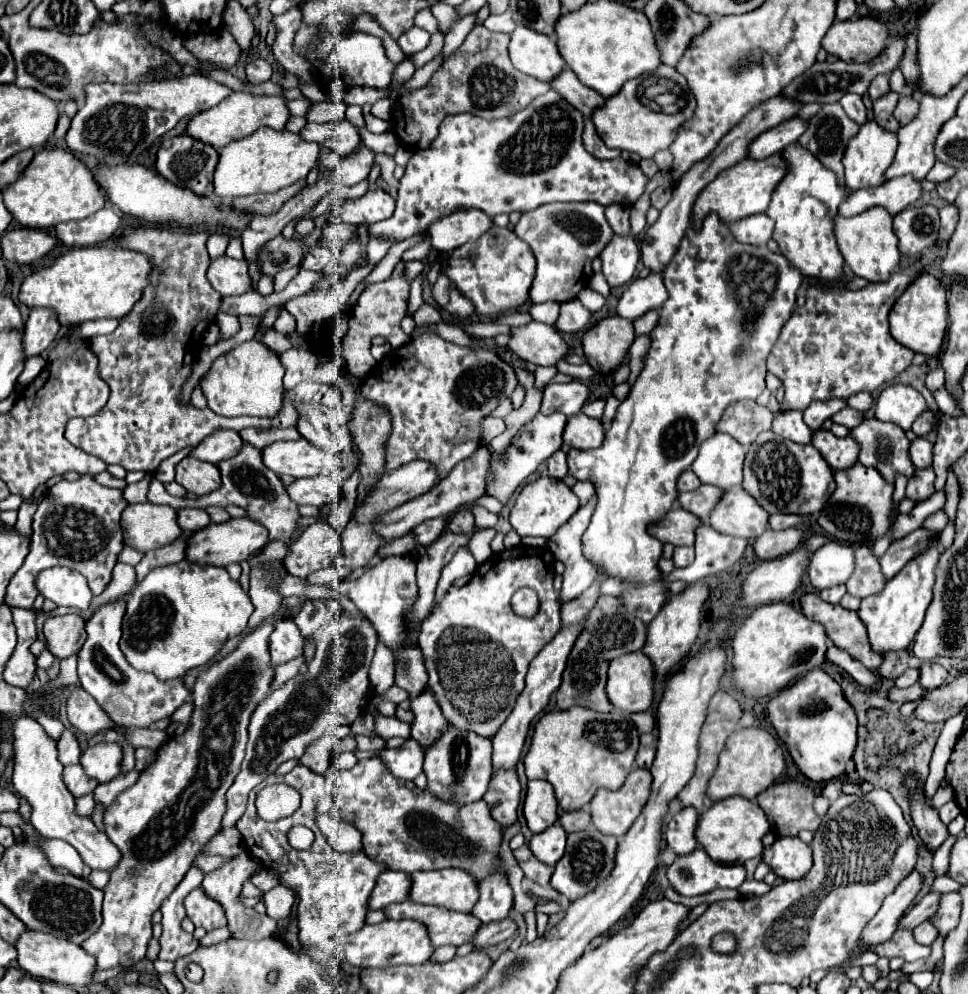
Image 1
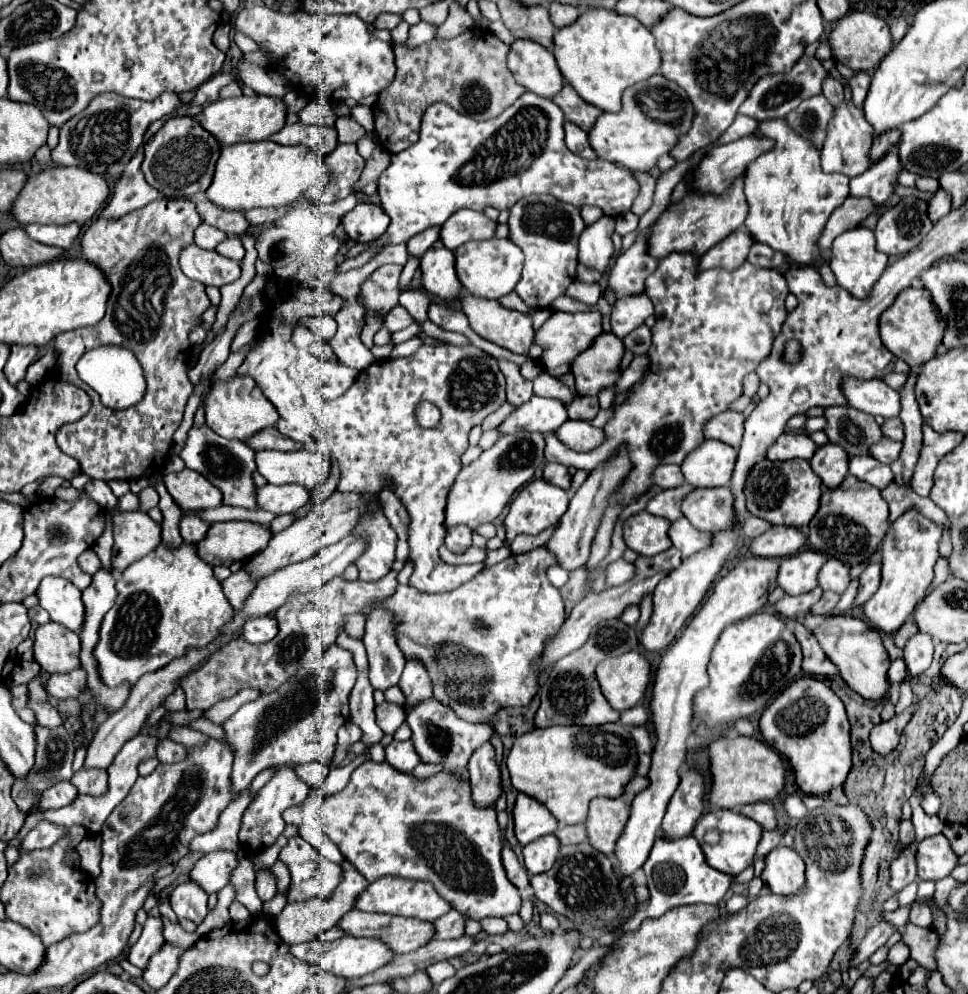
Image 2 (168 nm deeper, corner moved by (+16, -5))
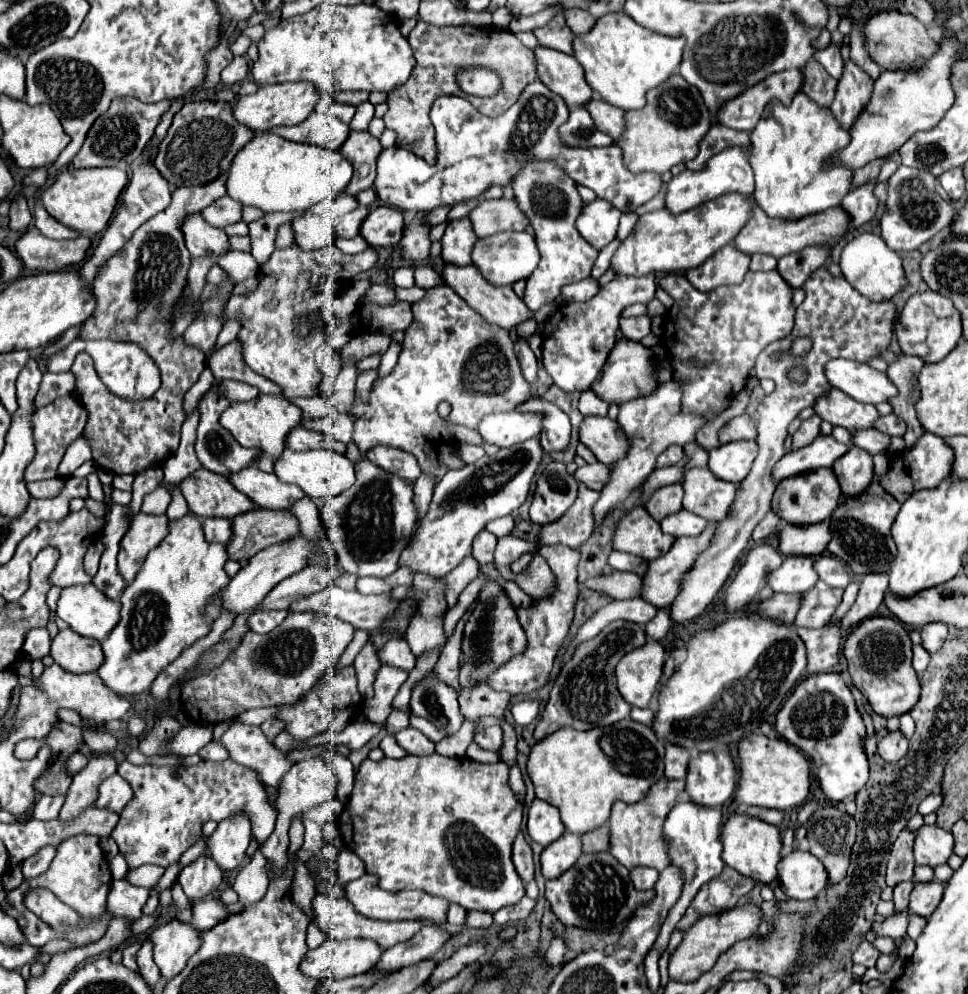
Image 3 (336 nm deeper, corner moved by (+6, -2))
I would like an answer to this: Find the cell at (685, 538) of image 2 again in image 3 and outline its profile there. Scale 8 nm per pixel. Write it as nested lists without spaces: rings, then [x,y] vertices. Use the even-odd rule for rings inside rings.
[[[678,510],[670,516],[666,516],[666,520],[660,522],[662,532],[680,538],[680,536],[698,536],[704,528],[706,528],[706,520],[688,512],[688,510]]]

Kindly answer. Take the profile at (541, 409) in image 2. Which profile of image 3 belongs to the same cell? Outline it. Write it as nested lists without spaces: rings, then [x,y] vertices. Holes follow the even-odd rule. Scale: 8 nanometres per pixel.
[[[502,412],[502,414],[488,414],[478,424],[478,434],[484,442],[496,444],[500,448],[510,448],[518,442],[538,436],[542,430],[542,416],[540,414],[524,414],[524,412]]]

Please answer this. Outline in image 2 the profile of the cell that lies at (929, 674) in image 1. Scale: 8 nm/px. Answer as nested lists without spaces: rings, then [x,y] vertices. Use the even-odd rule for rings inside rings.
[[[916,633],[914,637],[908,639],[908,643],[904,647],[904,661],[906,661],[910,677],[918,677],[930,667],[932,651],[934,651],[934,647],[932,647],[930,635]]]

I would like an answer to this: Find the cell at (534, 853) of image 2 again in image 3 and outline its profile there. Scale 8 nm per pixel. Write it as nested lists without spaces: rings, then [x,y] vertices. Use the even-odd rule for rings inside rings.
[[[564,832],[562,840],[556,840],[554,844],[546,846],[542,850],[540,862],[542,862],[542,874],[548,880],[556,880],[566,872],[566,868],[572,868],[582,854],[582,840],[578,834]]]

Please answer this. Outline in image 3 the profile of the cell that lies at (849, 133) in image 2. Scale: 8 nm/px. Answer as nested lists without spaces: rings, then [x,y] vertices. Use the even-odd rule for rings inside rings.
[[[848,60],[844,64],[844,72],[838,80],[836,98],[830,106],[830,110],[834,112],[834,116],[846,130],[850,130],[850,124],[854,124],[856,116],[868,104],[870,92],[872,92],[872,82],[874,80],[852,60]]]

